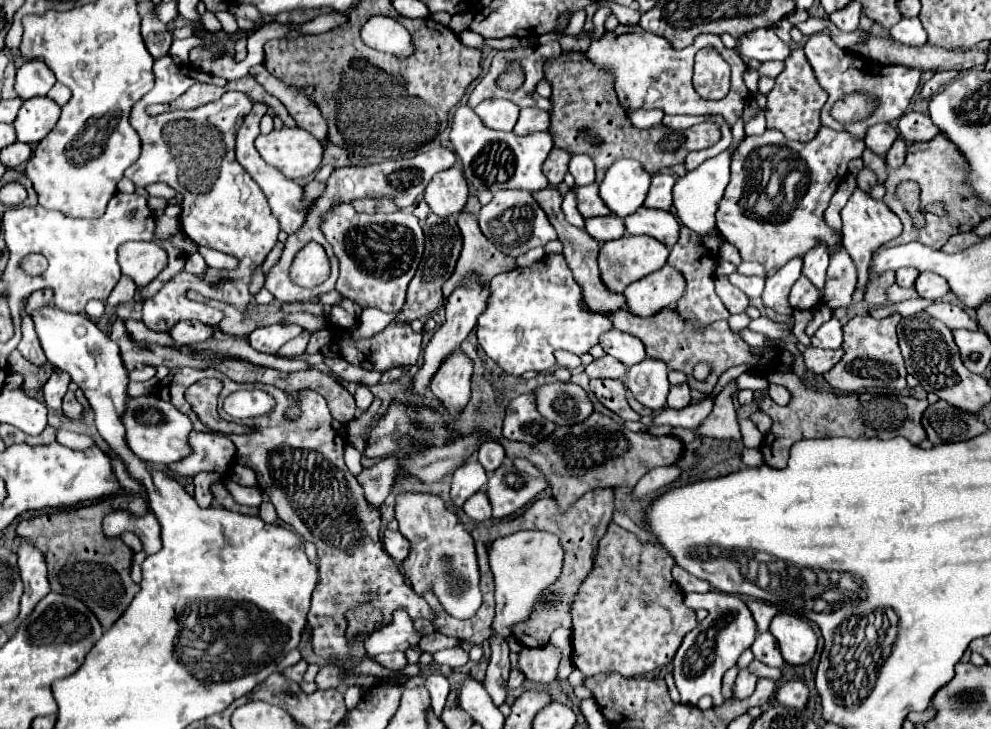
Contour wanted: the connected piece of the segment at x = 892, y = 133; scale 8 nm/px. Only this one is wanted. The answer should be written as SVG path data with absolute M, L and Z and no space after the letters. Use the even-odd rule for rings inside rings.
M878 123L878 125L872 125L872 127L868 129L864 143L866 143L866 147L868 147L870 151L874 151L876 155L884 157L886 151L888 151L888 149L892 147L892 143L896 141L896 137L898 137L898 133L896 133L896 129L894 129L892 125L888 125L888 123Z

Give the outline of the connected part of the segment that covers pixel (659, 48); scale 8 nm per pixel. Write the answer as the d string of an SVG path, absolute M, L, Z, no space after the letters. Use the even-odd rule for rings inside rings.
M618 25L614 31L606 31L602 39L592 41L590 57L594 57L594 63L606 65L616 75L616 95L624 111L636 111L636 109L662 109L666 115L724 115L728 123L734 123L746 105L746 99L750 95L748 87L742 81L742 73L748 69L742 57L734 49L726 49L718 35L714 33L700 33L692 45L684 49L674 49L668 39L644 31L638 25ZM712 45L726 61L730 61L732 69L732 83L730 93L720 101L708 101L702 99L694 87L692 87L692 65L694 55L706 47Z

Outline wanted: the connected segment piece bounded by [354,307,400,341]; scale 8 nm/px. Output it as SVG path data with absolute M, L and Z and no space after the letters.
M375 307L364 308L359 317L358 329L354 334L355 341L382 331L399 313L400 311L385 313Z

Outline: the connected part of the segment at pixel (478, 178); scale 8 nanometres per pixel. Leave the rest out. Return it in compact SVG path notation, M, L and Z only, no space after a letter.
M462 105L456 109L450 127L450 143L454 153L462 161L464 175L478 191L500 191L500 189L526 189L530 193L546 189L550 183L542 173L542 163L552 149L552 137L548 131L534 135L516 135L512 131L494 131L488 129L482 119L468 107Z

